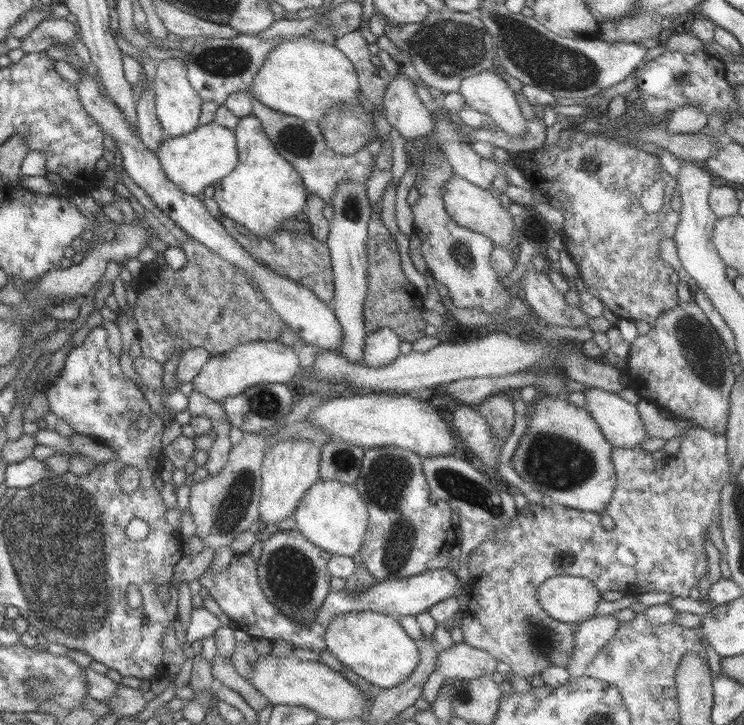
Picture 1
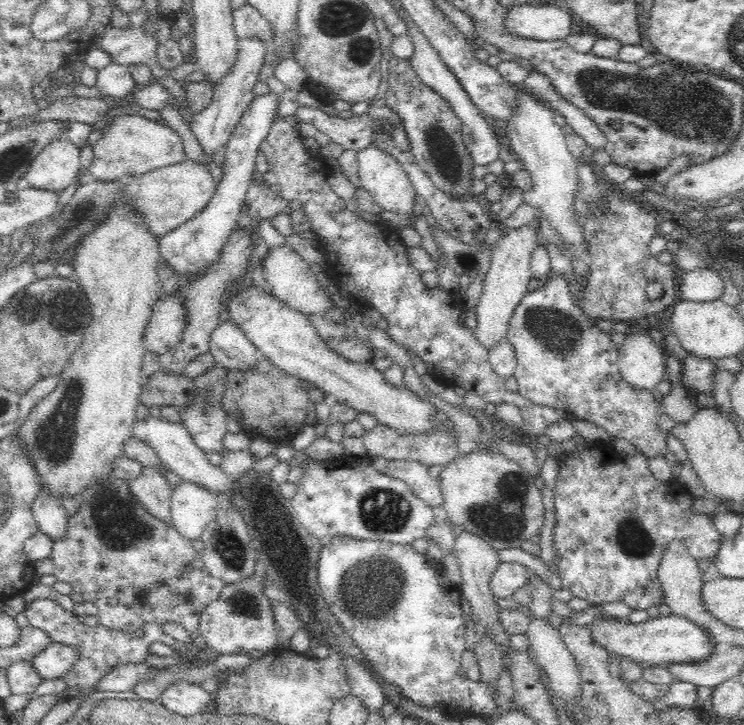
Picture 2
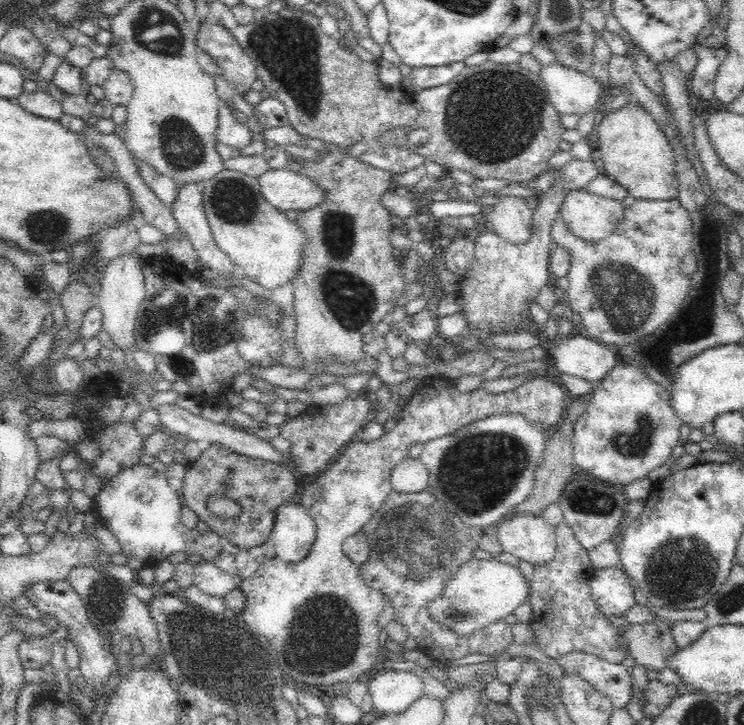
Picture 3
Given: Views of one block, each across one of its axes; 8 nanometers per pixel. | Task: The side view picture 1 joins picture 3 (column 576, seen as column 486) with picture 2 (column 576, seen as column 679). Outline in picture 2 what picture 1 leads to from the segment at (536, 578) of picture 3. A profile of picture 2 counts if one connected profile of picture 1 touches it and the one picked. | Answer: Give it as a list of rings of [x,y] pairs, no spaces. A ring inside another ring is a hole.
[[[580,435],[579,437],[579,443],[570,452],[556,458],[558,462],[558,474],[556,474],[556,487],[553,493],[557,522],[554,526],[552,537],[554,547],[557,548],[557,552],[561,556],[557,566],[559,567],[559,577],[562,580],[564,589],[569,590],[574,598],[581,598],[582,600],[587,600],[589,603],[610,604],[610,602],[623,602],[632,610],[647,610],[652,607],[658,607],[664,603],[664,589],[662,589],[658,582],[658,568],[660,568],[660,564],[664,560],[664,554],[666,554],[670,542],[682,542],[687,548],[689,555],[697,563],[708,562],[708,564],[711,564],[711,570],[714,573],[713,576],[717,578],[724,577],[713,571],[713,565],[716,562],[716,558],[718,558],[718,552],[720,552],[720,546],[722,546],[725,537],[718,532],[711,516],[699,513],[692,508],[692,502],[695,498],[688,492],[688,489],[681,485],[678,480],[660,481],[656,478],[649,470],[651,459],[644,453],[638,451],[634,452],[634,454],[618,453],[608,442],[586,441]]]

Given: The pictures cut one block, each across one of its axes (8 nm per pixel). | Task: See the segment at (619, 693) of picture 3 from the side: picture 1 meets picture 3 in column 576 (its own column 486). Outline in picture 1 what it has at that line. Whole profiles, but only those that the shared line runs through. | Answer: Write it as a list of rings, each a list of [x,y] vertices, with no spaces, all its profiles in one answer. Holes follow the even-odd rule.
[[[463,642],[453,643],[447,649],[438,648],[434,663],[435,668],[427,677],[420,694],[430,705],[444,681],[467,681],[486,674],[491,676],[497,666],[497,661],[490,654]]]

